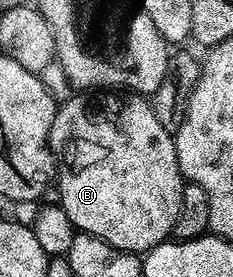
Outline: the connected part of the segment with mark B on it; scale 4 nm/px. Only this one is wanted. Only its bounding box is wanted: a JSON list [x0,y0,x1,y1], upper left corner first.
[49,89,185,253]

